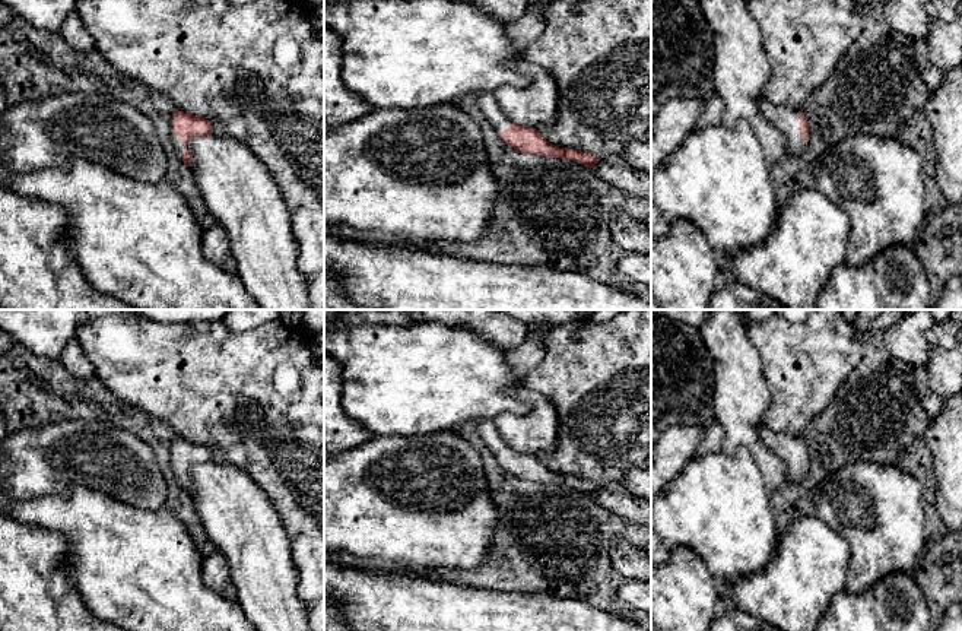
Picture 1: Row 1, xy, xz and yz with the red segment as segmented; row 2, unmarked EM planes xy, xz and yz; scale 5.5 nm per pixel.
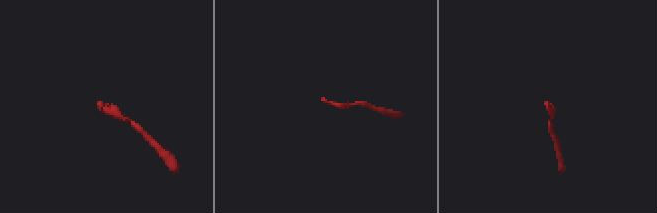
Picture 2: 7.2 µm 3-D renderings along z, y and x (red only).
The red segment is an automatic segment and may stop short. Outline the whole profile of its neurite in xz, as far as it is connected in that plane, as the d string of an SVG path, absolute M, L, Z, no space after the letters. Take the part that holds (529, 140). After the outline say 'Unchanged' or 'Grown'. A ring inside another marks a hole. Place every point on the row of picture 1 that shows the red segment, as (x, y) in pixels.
M482 91L474 96L479 110L499 134L499 137L518 152L575 161L590 169L600 161L600 158L596 155L584 153L575 149L563 149L549 143L536 129L515 126L504 114L493 91Z. Grown

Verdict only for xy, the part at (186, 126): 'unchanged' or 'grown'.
grown

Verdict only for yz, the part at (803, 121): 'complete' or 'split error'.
split error

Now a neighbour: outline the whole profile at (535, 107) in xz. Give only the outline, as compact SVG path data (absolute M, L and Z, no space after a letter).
M523 57L511 66L530 79L526 88L499 86L493 91L504 114L515 126L527 129L552 127L558 112L558 86L553 76Z

